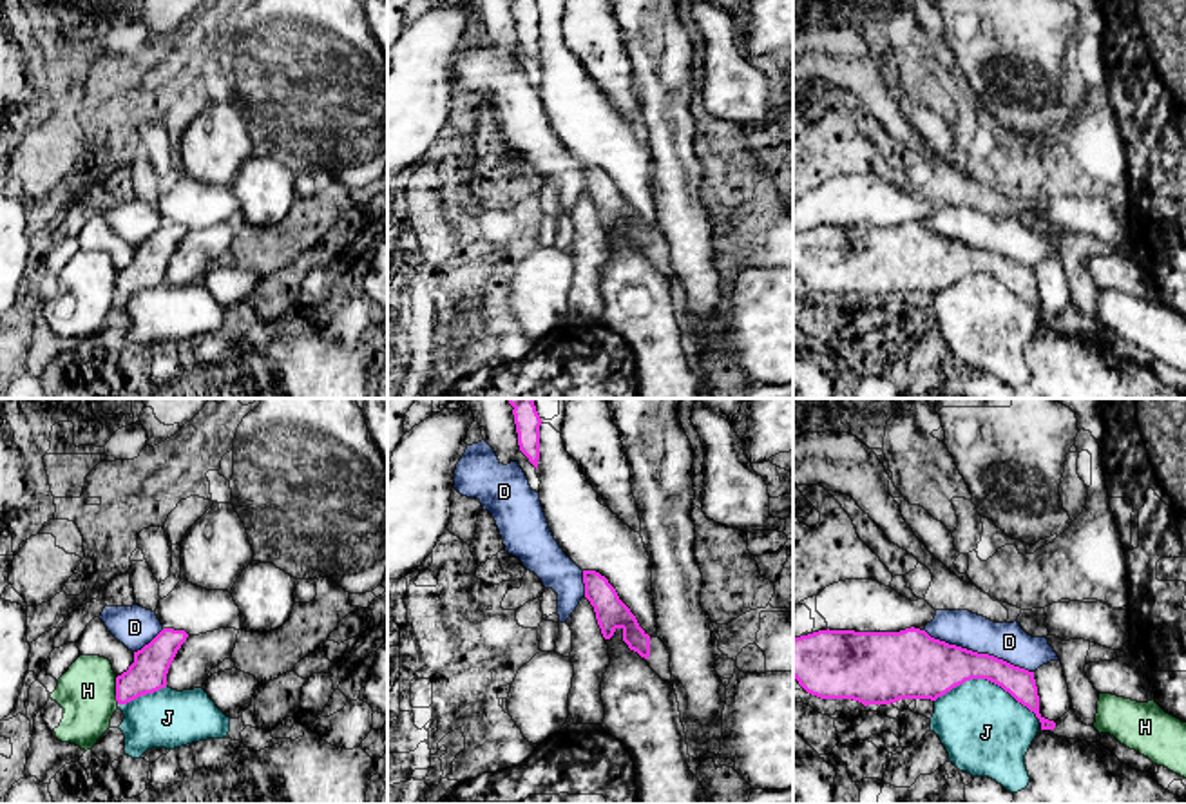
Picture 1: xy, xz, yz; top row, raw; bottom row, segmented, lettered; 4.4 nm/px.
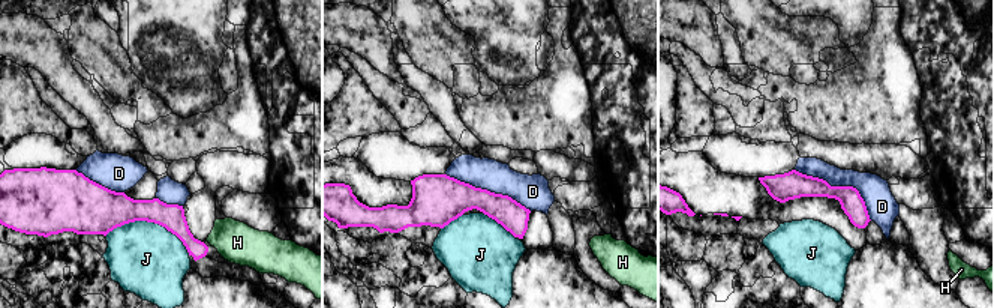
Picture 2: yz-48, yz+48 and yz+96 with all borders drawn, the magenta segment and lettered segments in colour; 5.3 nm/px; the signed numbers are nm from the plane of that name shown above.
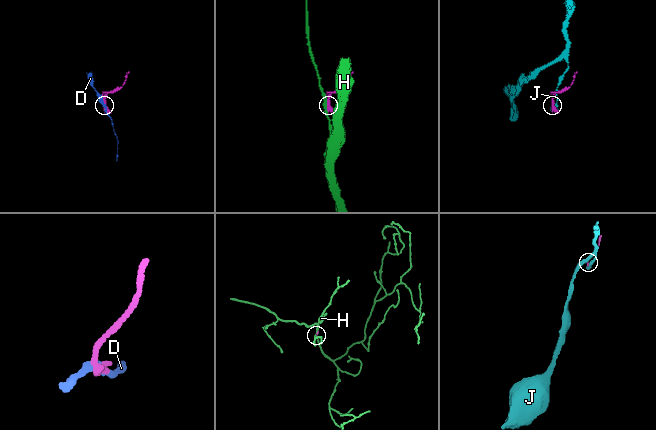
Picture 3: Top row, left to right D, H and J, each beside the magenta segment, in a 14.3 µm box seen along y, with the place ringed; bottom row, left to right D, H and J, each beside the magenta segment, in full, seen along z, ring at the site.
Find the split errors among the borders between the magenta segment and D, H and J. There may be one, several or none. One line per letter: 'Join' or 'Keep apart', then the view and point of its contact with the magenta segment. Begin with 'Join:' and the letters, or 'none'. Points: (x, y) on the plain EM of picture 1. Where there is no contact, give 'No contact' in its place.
Join: none
D: Keep apart. Touches magenta at yz (976, 247)
H: Keep apart. Touches magenta at xy (116, 285)
J: Keep apart. Touches magenta at yz (989, 274)

